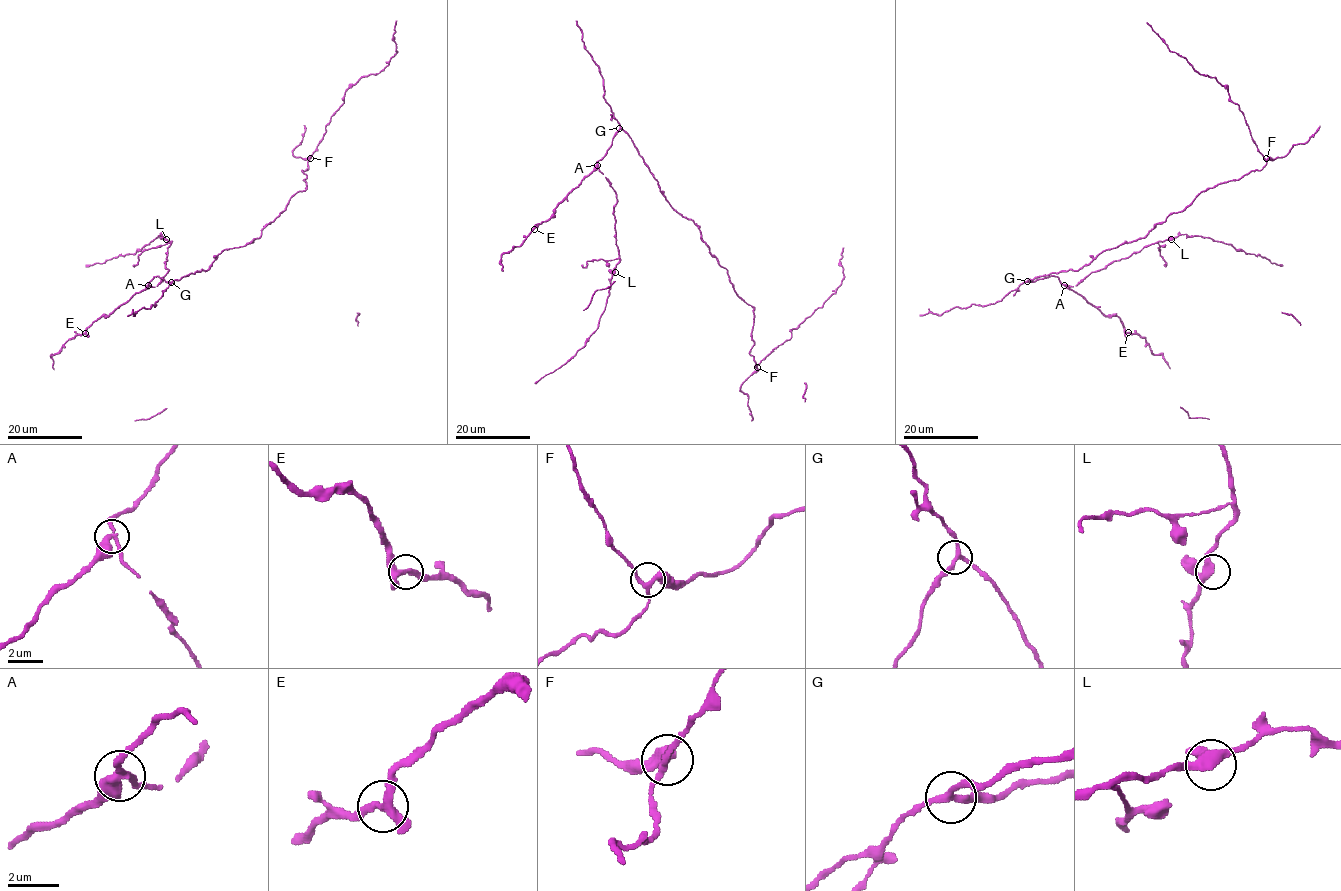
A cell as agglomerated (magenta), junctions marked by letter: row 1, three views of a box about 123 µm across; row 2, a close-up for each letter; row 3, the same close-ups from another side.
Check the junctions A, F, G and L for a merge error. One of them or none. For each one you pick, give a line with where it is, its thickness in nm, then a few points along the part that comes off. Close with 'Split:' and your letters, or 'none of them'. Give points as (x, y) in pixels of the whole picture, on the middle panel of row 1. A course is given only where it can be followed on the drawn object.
A: at (597, 165); 300 nm thick
Split: A

